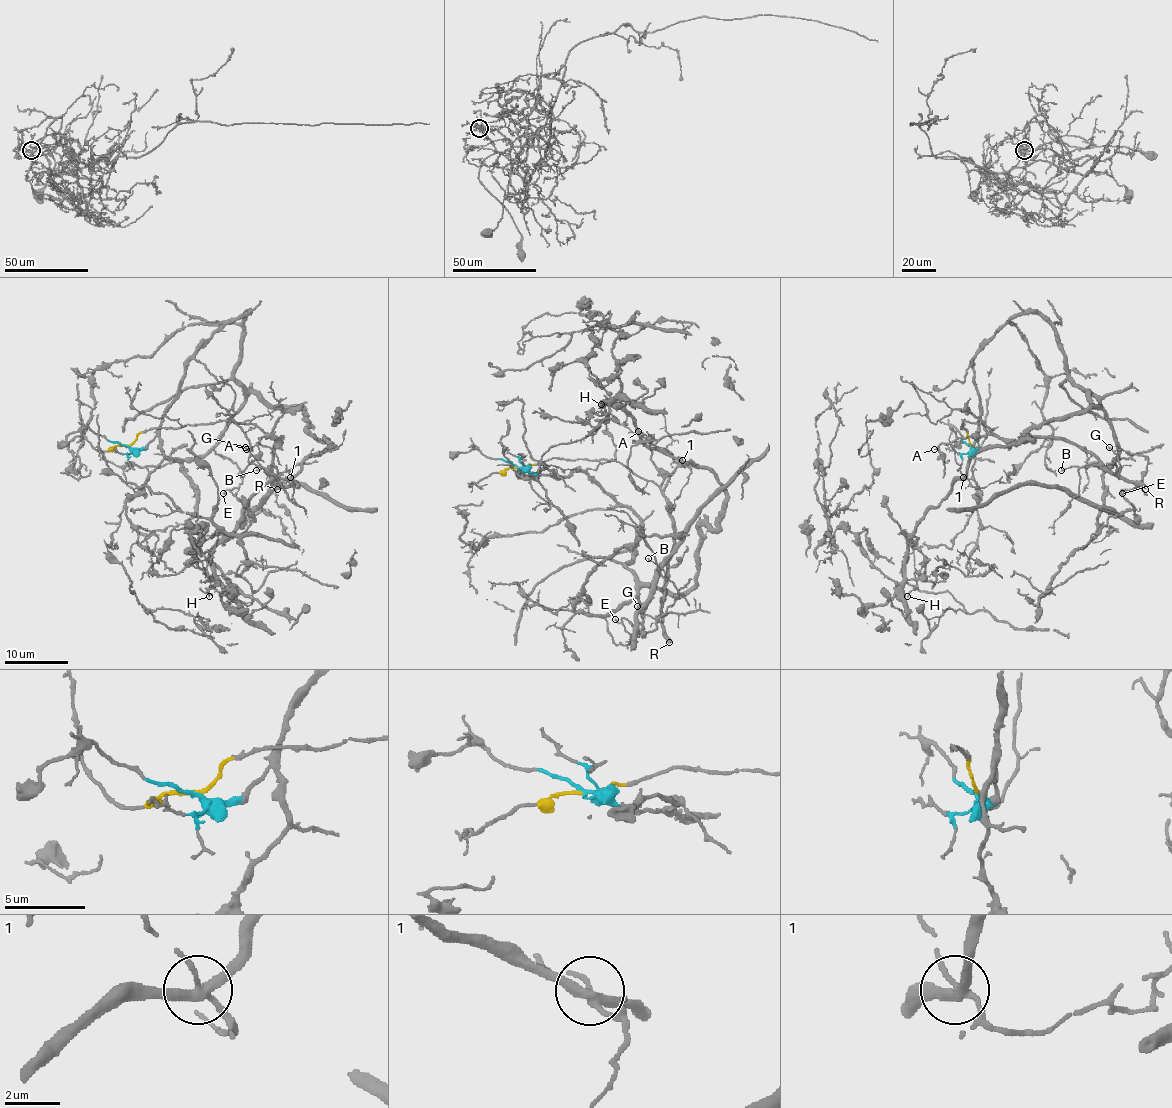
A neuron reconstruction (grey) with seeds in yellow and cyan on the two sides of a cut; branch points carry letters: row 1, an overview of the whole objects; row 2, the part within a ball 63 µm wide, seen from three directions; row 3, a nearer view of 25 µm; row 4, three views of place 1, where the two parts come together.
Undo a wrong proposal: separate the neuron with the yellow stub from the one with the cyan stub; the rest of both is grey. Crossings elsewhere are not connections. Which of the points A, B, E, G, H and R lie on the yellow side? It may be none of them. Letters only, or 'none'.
A, B, G, R

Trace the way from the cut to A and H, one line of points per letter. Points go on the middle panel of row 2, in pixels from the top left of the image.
A: (518, 468), (548, 460), (616, 460), (658, 485), (663, 474), (651, 458), (649, 439), (638, 431)
H: (518, 468), (584, 471), (639, 520), (627, 568), (685, 593), (725, 487), (601, 404)

